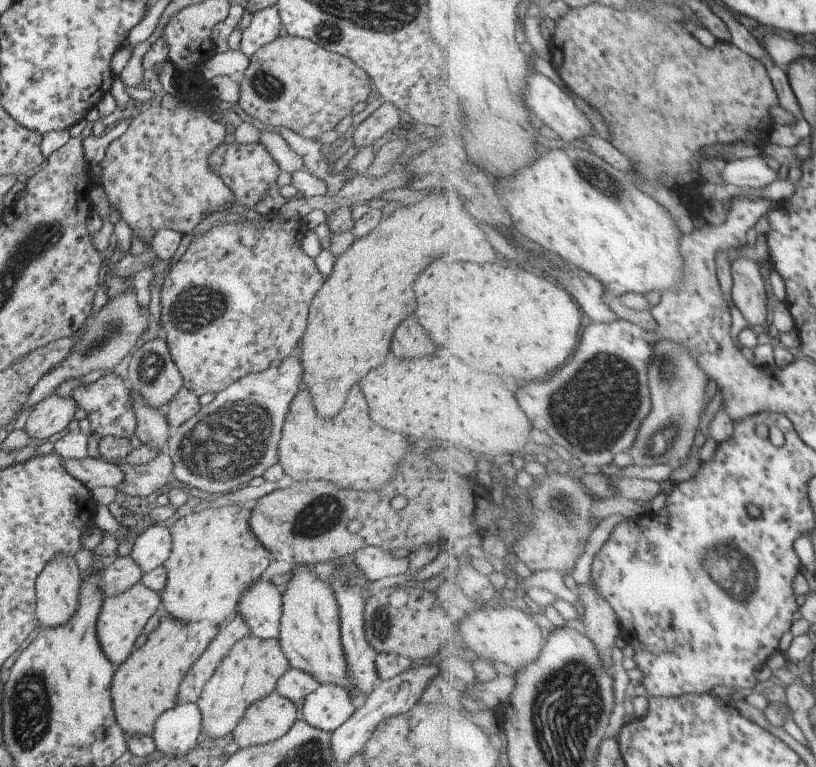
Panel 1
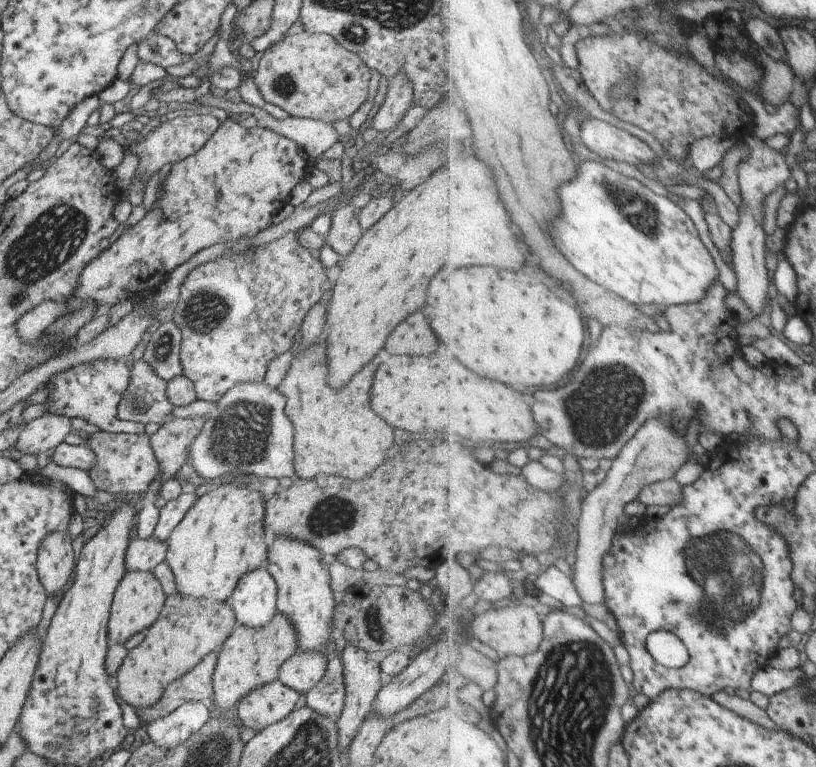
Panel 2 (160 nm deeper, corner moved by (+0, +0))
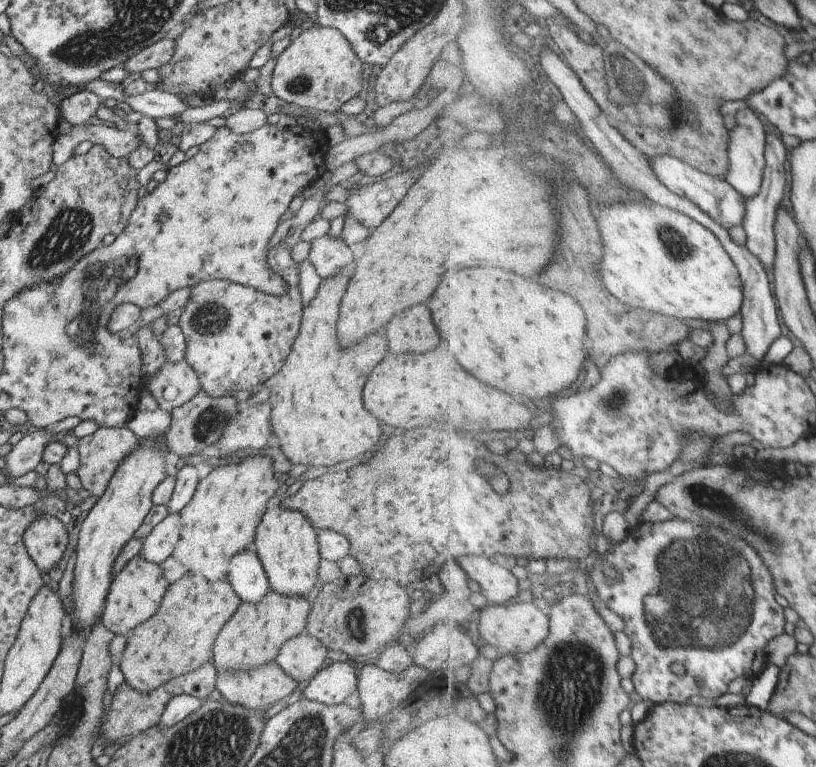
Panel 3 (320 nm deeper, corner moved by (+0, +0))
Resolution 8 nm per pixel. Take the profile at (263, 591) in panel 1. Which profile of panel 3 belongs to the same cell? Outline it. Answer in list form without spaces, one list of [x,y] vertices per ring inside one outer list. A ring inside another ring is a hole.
[[[248,549],[228,560],[226,580],[239,600],[258,603],[269,590],[268,578],[256,554]]]

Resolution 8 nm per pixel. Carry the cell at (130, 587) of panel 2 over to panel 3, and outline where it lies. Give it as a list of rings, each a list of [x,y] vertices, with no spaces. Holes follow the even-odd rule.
[[[138,552],[126,562],[109,583],[108,593],[104,598],[104,608],[100,612],[101,624],[114,635],[126,636],[133,627],[147,621],[155,614],[168,583],[160,564],[145,560]]]

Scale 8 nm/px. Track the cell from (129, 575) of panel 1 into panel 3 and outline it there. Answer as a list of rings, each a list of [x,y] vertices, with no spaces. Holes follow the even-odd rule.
[[[169,513],[157,523],[145,539],[139,551],[139,556],[152,563],[161,564],[171,556],[179,540],[180,516],[178,513]]]

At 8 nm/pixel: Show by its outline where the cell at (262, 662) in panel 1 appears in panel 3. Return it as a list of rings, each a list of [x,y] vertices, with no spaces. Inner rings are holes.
[[[270,588],[258,603],[240,601],[236,611],[215,637],[212,646],[212,665],[217,669],[252,669],[273,661],[285,641],[304,632],[309,611],[305,597],[297,595],[286,597]]]

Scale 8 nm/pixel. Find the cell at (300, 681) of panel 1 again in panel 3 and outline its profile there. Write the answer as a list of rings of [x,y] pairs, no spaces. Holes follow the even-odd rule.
[[[301,632],[280,646],[274,661],[285,674],[302,686],[331,656],[329,650],[317,638],[307,632]]]

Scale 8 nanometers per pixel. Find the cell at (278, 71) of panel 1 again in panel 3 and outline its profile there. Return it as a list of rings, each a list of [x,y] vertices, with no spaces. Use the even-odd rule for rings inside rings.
[[[309,26],[276,57],[270,76],[272,96],[291,105],[333,113],[341,104],[359,94],[363,67],[338,30]]]

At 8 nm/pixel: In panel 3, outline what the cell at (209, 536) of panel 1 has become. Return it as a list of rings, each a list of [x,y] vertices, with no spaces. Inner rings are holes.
[[[261,453],[246,455],[237,462],[220,463],[197,481],[189,502],[178,512],[179,540],[171,554],[180,560],[186,574],[199,574],[207,581],[226,580],[228,560],[252,542],[256,524],[266,511],[265,504],[277,490],[273,473],[271,457]]]

